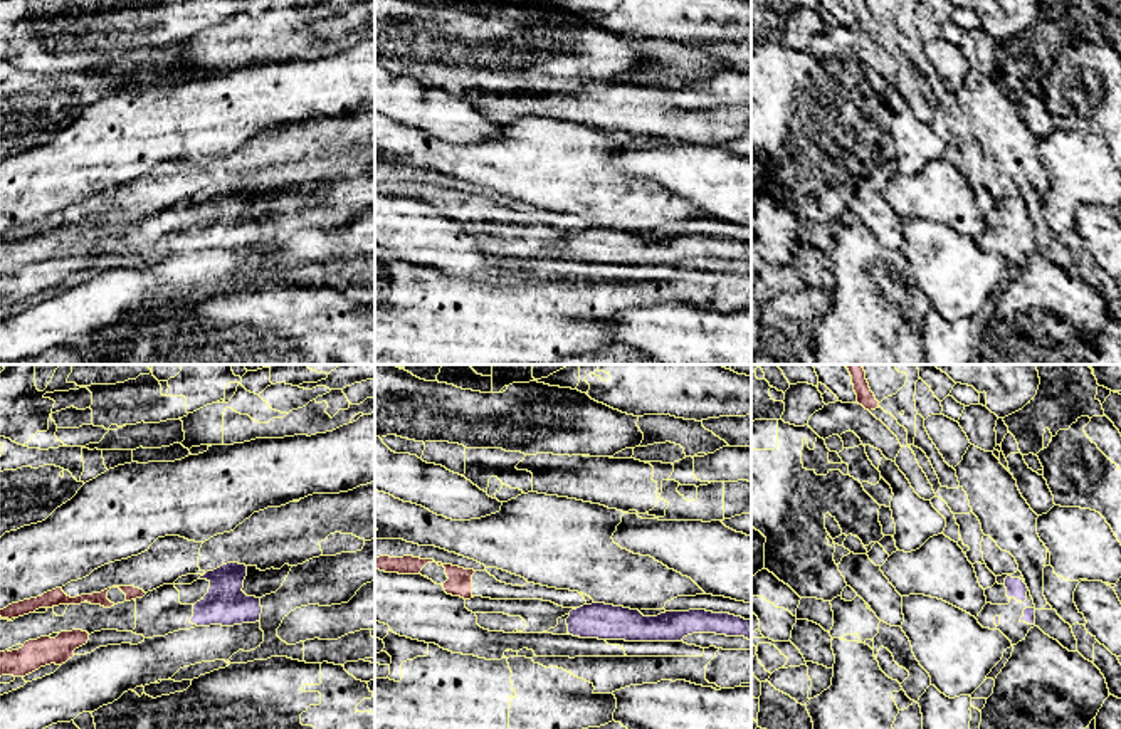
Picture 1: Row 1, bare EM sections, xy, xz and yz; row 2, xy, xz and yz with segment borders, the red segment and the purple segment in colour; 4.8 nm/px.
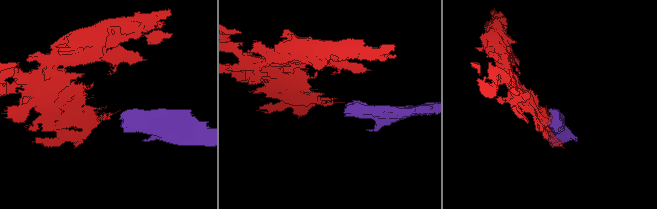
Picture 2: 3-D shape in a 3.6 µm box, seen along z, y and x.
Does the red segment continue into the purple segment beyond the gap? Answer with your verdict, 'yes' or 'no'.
no

